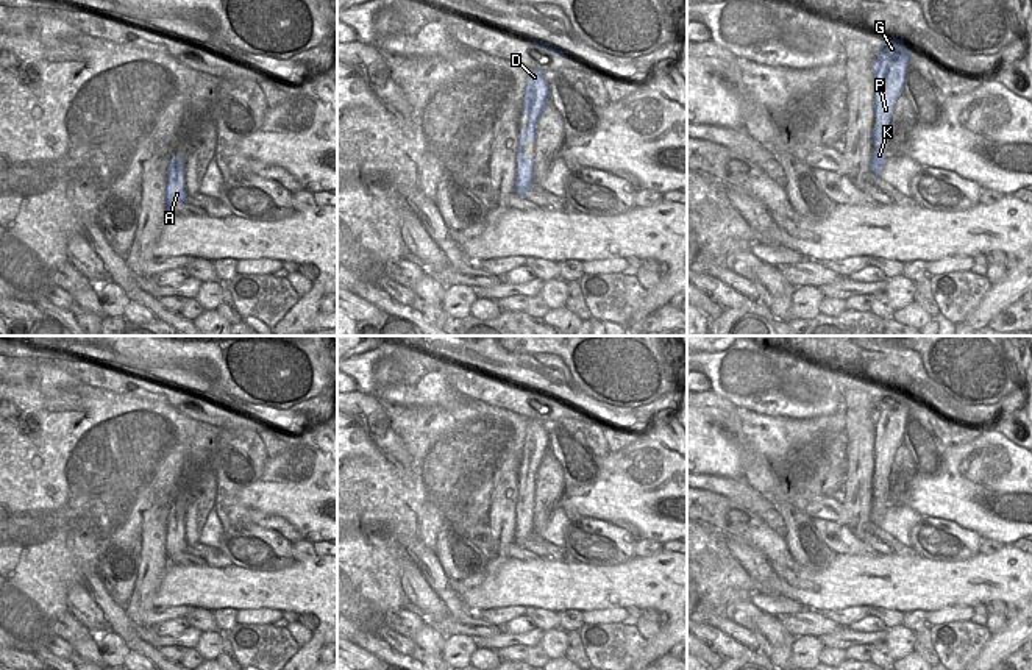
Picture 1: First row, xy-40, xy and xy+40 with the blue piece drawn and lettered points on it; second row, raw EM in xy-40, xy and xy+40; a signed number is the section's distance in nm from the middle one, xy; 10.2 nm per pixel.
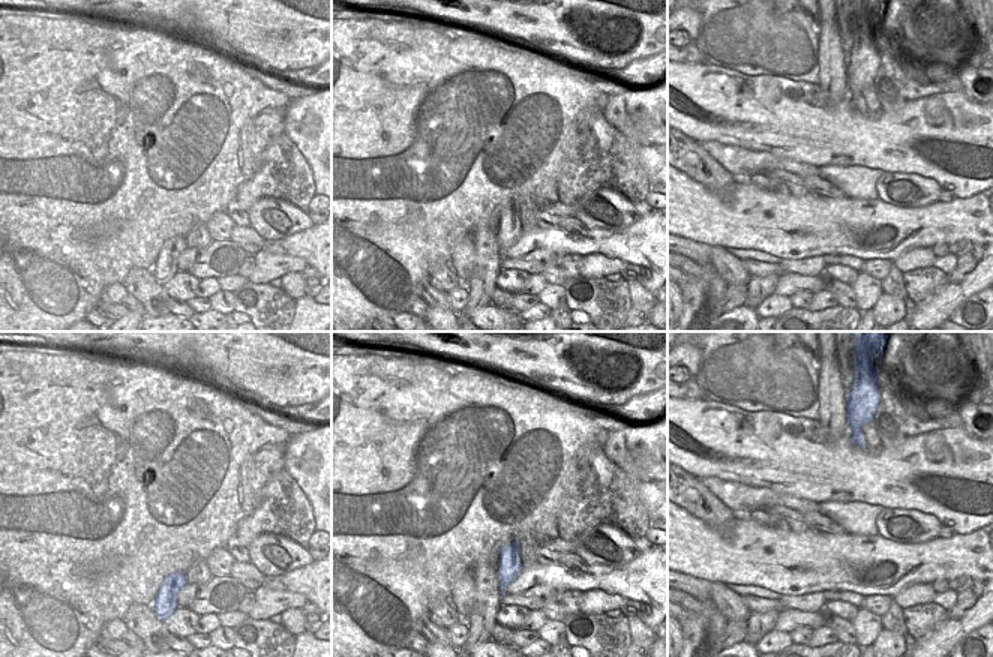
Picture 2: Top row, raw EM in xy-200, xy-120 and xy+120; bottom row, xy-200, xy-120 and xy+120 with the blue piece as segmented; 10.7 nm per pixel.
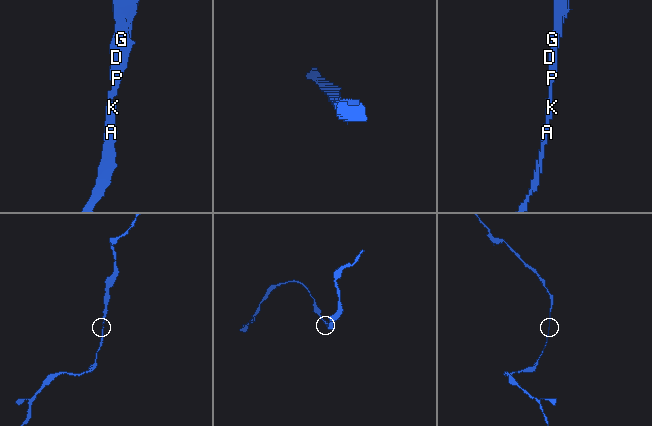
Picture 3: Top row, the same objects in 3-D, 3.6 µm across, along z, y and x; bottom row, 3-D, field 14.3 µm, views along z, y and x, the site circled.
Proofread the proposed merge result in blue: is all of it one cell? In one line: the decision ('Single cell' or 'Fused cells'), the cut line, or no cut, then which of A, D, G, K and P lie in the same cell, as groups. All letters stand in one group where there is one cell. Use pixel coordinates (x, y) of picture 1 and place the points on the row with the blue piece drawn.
Single cell. No split. Groups: A D G K P.

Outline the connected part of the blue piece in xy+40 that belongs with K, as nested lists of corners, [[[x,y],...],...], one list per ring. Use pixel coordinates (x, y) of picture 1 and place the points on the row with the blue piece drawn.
[[[884,36],[881,52],[873,58],[874,72],[874,116],[876,127],[871,130],[871,144],[876,147],[871,150],[870,173],[879,175],[887,161],[885,147],[879,145],[879,141],[887,137],[887,127],[893,114],[896,98],[902,94],[902,84],[909,59],[912,53],[901,39]]]

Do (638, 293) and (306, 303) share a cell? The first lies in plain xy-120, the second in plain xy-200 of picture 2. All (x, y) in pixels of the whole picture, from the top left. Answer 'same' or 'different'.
same

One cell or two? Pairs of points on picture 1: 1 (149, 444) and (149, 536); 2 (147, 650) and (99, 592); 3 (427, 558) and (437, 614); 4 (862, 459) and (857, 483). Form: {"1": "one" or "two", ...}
{"1": "two", "2": "one", "3": "two", "4": "one"}

